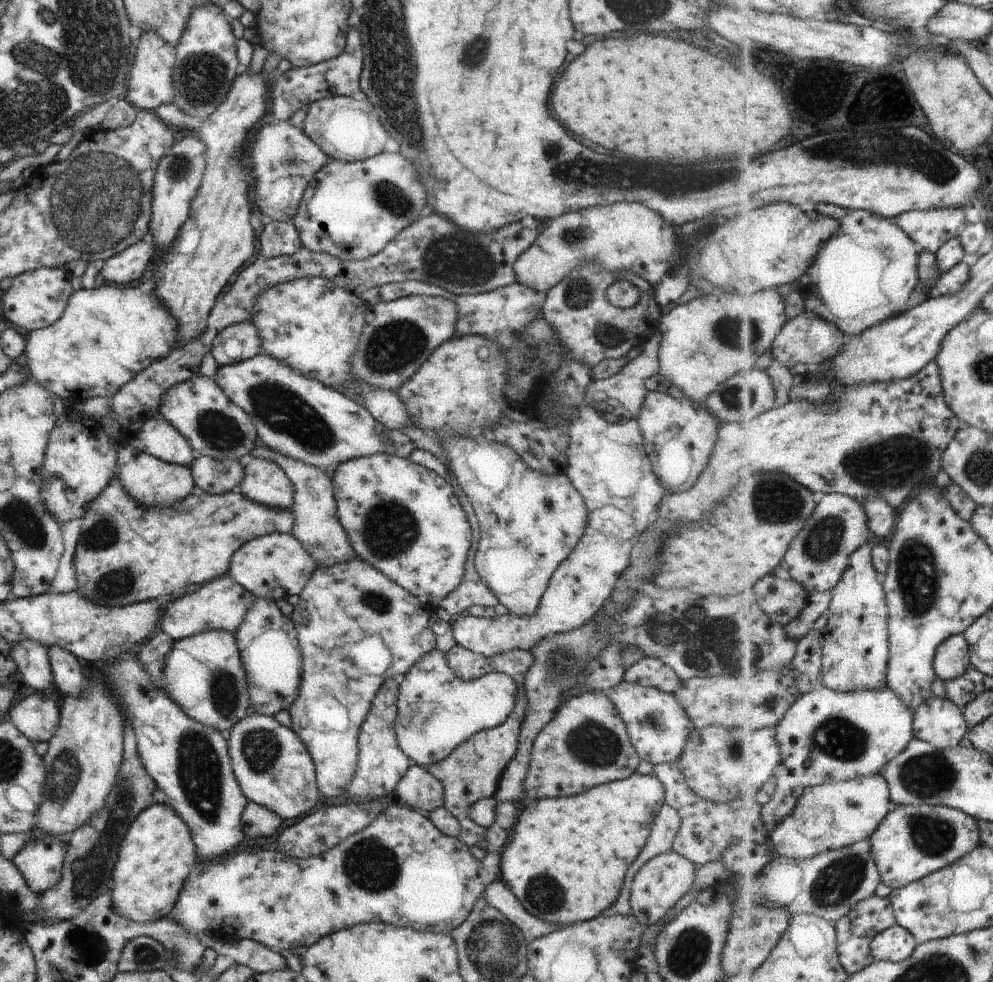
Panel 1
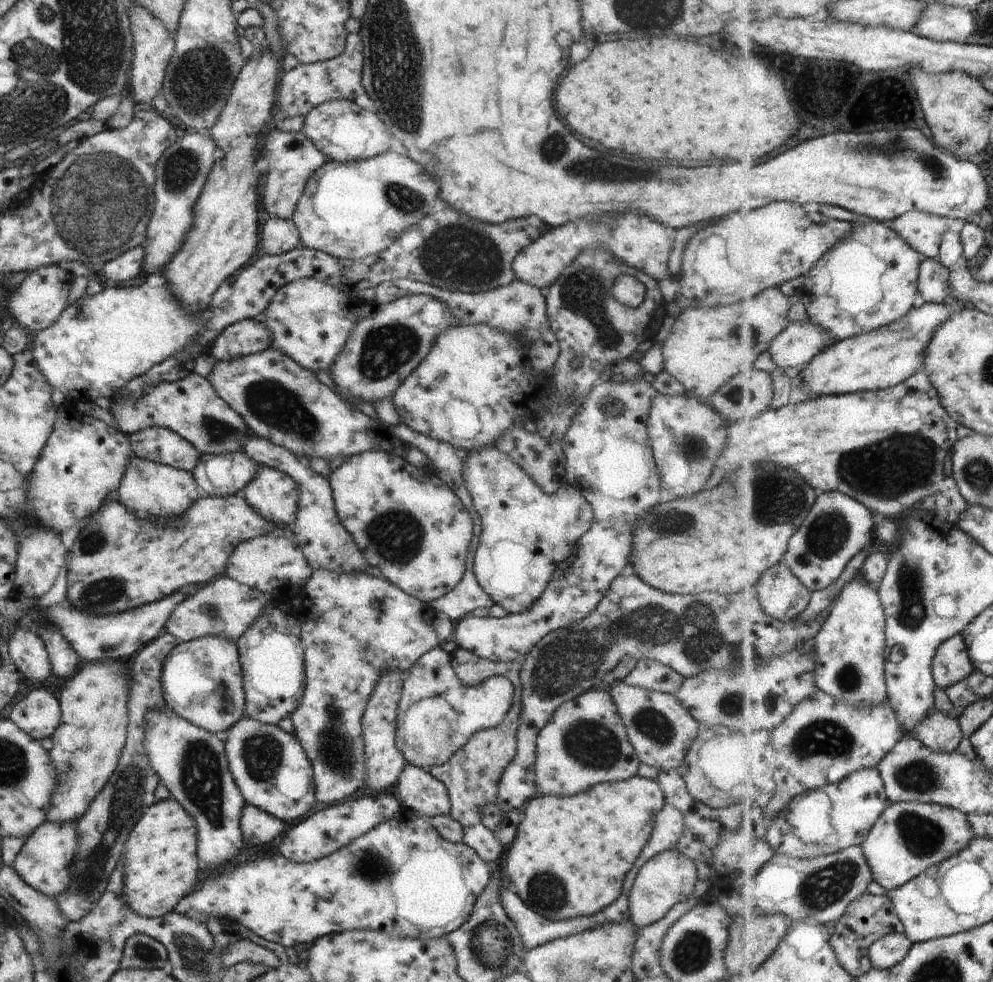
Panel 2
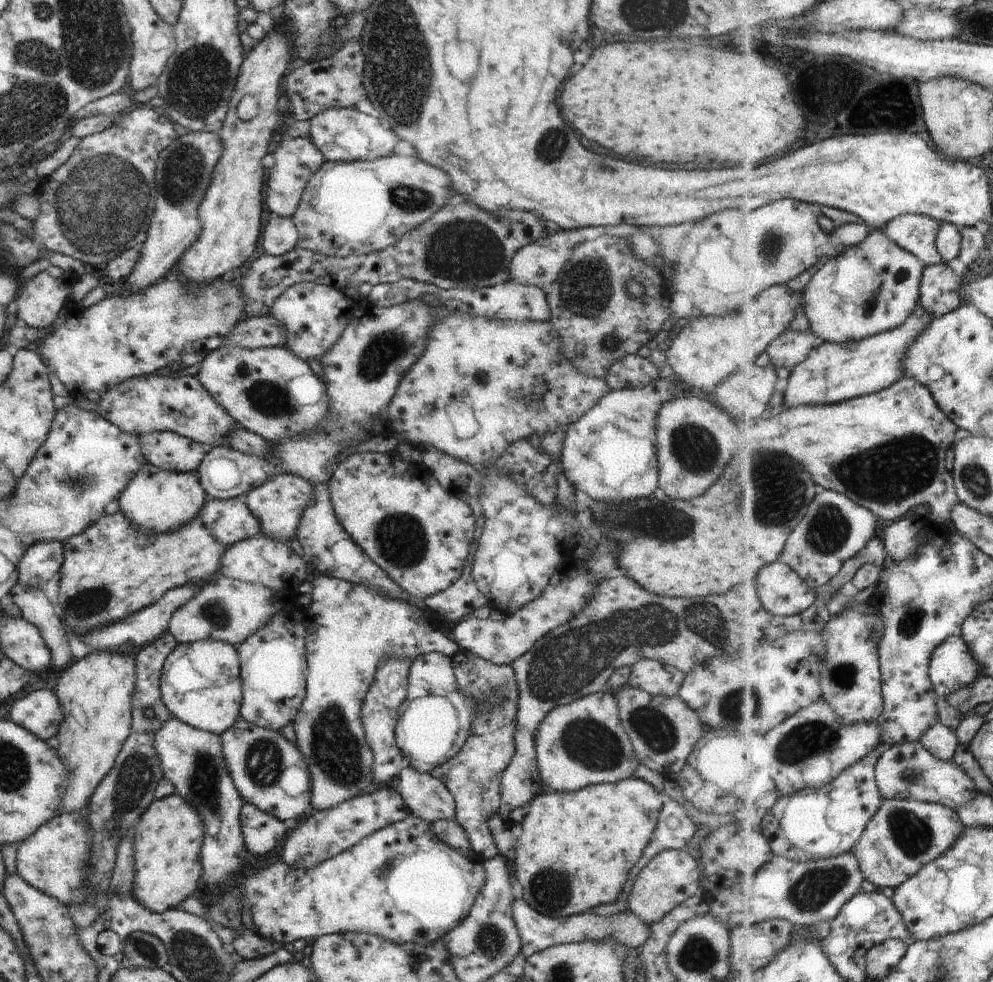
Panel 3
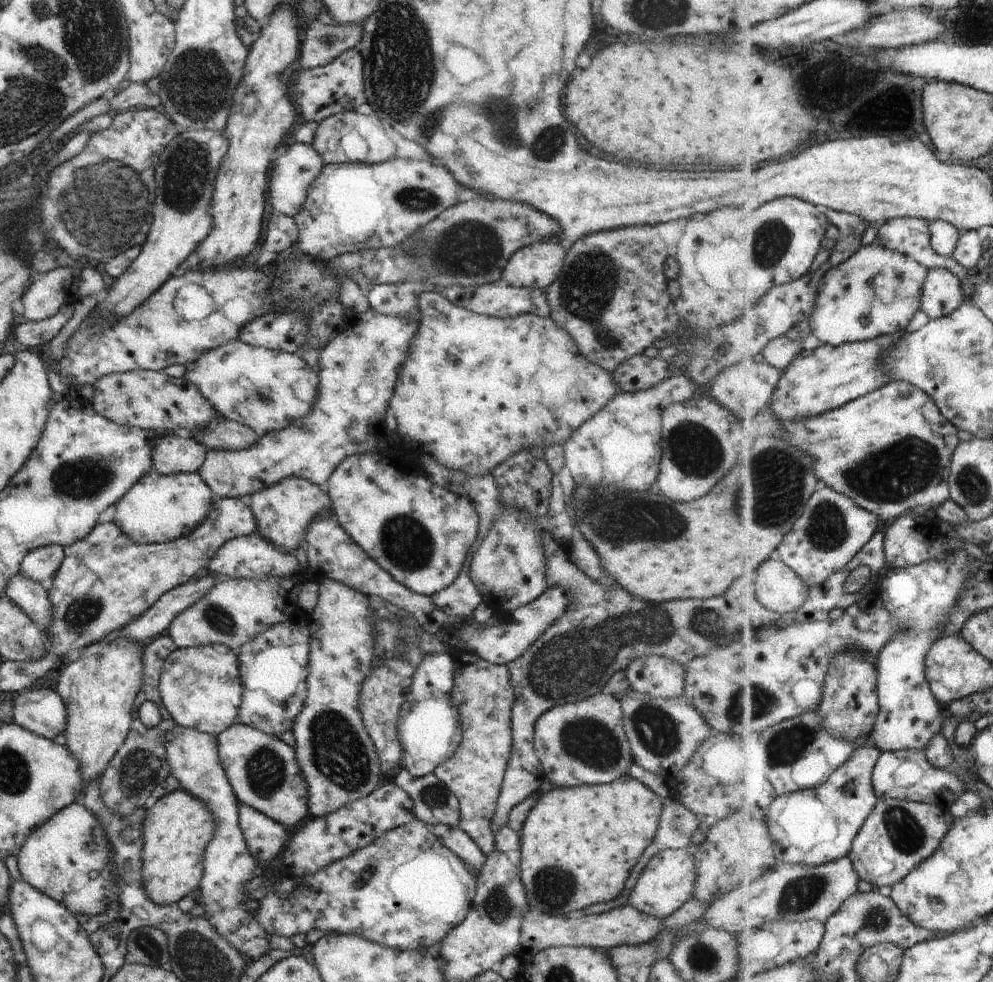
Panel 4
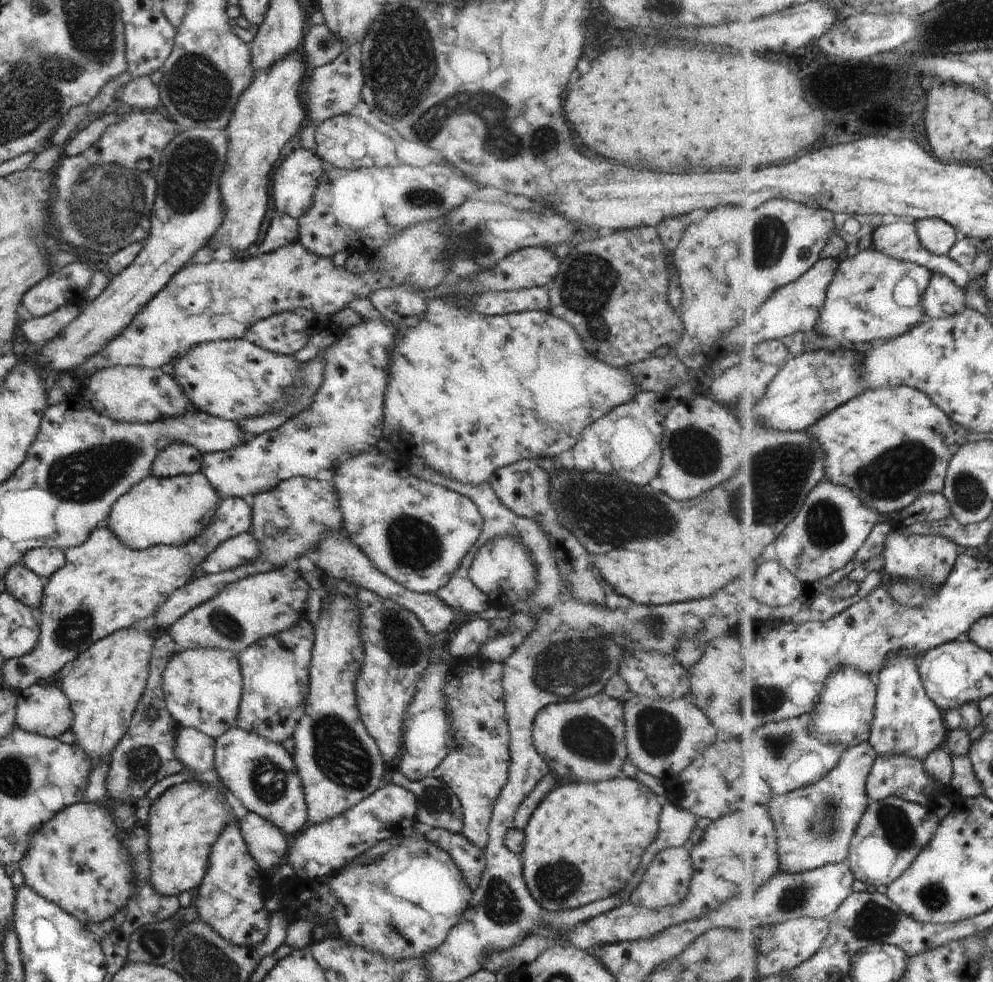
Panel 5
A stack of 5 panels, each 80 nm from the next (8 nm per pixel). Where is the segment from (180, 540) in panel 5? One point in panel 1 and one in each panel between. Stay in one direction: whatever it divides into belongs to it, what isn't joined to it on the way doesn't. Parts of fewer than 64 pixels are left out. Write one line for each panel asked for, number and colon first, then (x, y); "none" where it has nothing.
1: (154, 483)
2: (149, 490)
3: (156, 501)
4: (159, 508)

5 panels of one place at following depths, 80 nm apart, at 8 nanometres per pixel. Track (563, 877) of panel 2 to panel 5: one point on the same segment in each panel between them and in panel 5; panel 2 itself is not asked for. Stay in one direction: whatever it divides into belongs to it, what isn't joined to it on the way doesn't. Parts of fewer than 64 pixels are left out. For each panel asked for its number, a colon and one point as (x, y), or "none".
3: (573, 851)
4: (578, 845)
5: (584, 841)

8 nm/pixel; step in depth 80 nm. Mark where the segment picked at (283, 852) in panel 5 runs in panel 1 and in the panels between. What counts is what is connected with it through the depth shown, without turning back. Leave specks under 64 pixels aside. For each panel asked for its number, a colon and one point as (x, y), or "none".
1: (257, 821)
2: (259, 828)
3: (262, 832)
4: (265, 838)

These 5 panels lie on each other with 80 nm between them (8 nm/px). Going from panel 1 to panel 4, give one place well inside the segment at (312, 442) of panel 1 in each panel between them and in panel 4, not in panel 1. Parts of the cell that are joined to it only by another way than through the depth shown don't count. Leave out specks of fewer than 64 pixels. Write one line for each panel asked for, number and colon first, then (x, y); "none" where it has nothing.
2: (282, 402)
3: (271, 392)
4: (265, 390)

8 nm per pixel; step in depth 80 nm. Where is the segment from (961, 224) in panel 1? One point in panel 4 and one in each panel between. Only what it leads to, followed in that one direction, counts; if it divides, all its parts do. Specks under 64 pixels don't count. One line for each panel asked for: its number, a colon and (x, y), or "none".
2: (925, 232)
3: (918, 234)
4: (911, 236)

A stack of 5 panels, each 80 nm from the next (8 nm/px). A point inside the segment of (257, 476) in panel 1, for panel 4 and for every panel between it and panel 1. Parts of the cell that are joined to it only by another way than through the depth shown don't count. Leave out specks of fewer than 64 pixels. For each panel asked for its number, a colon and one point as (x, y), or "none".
2: (273, 494)
3: (279, 503)
4: (283, 512)

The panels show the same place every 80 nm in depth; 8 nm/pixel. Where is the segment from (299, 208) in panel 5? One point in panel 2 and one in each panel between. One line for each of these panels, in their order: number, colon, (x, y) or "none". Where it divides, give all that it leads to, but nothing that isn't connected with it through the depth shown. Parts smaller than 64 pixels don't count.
2: (293, 157)
3: (297, 160)
4: (291, 176)

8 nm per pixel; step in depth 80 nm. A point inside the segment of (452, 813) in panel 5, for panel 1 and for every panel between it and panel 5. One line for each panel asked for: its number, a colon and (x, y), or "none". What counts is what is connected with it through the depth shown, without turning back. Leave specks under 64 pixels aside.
1: (417, 787)
2: (418, 790)
3: (427, 798)
4: (434, 803)

